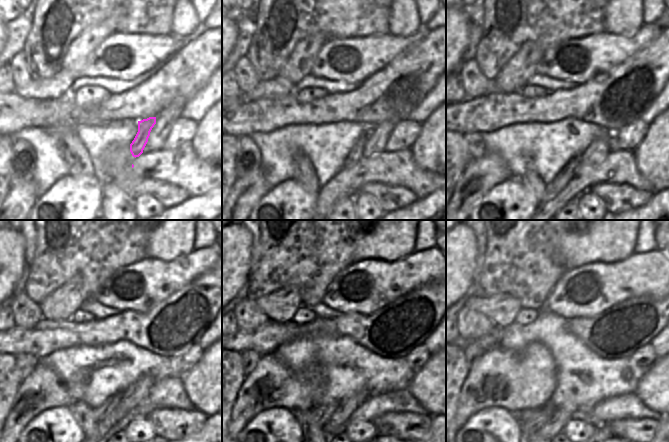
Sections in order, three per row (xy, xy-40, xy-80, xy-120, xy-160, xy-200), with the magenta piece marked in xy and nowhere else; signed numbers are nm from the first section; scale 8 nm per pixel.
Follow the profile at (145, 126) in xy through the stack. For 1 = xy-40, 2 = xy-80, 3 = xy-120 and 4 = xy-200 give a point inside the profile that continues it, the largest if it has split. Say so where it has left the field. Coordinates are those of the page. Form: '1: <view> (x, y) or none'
1: xy-40 (348, 175)
2: xy-80 (568, 174)
3: xy-120 (102, 413)
4: xy-200 (545, 412)

